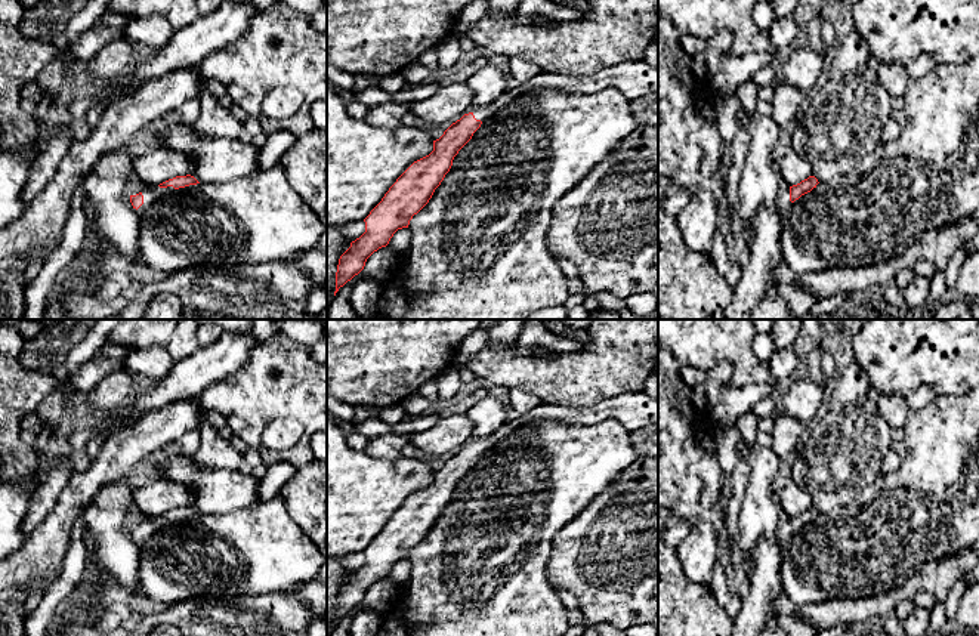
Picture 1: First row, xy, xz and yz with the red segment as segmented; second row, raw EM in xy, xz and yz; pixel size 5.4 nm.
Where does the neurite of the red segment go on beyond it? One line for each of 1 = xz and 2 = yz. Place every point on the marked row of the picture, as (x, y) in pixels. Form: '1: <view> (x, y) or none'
1: xz (481, 113)
2: yz (783, 201)

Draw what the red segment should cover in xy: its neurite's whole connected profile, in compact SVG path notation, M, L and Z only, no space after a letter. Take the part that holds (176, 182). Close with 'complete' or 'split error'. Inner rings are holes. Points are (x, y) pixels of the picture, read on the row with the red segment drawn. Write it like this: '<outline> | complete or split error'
M186 175L186 176L176 176L173 179L169 179L160 185L149 185L146 183L143 191L130 195L130 203L133 209L136 209L139 213L145 212L161 194L161 191L167 186L173 186L175 189L185 188L189 185L197 185L200 183L194 176Z | split error

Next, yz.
M809 176L797 185L790 186L787 182L779 182L776 209L779 212L787 210L796 200L802 195L810 192L818 185L818 179L815 176Z | split error

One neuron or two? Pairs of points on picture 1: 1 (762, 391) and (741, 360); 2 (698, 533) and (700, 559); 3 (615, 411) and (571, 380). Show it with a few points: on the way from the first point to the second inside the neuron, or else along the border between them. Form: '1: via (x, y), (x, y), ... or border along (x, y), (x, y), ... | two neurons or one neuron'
1: border along (769, 364), (763, 382), (726, 383) | two neurons
2: via (700, 539), (700, 553) | one neuron
3: border along (636, 392), (608, 397), (589, 407), (568, 408) | two neurons

